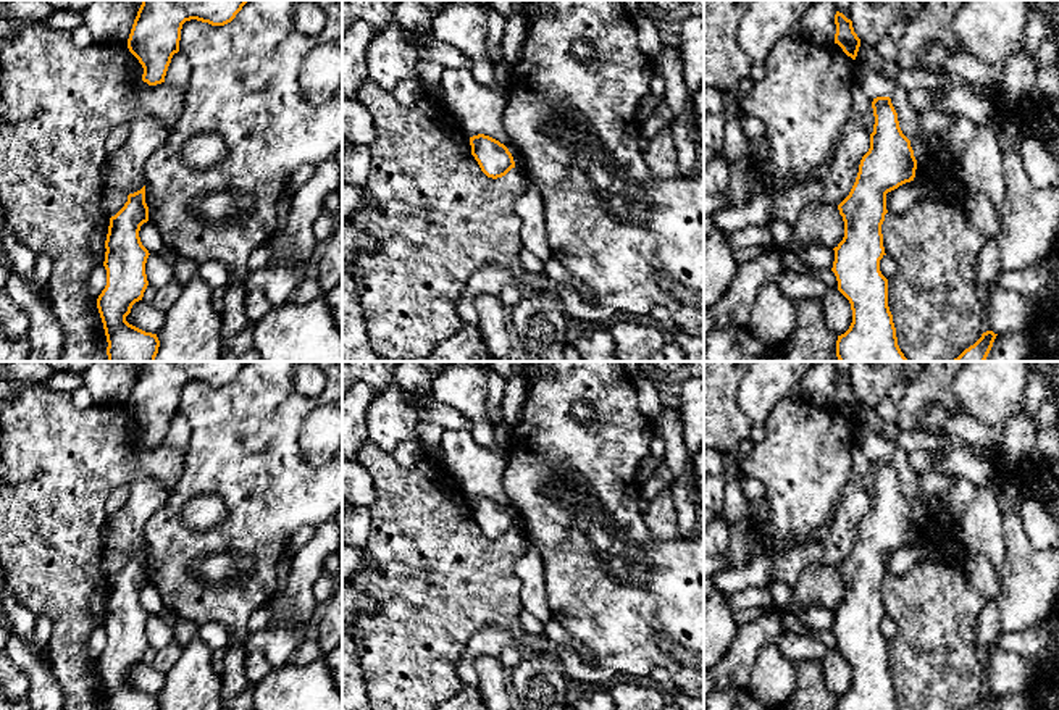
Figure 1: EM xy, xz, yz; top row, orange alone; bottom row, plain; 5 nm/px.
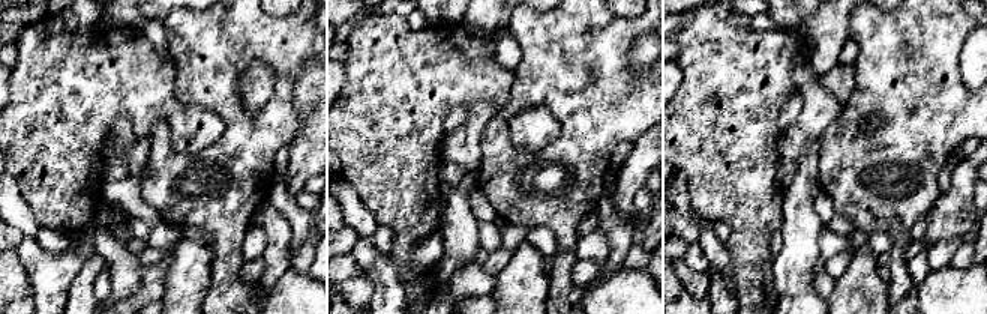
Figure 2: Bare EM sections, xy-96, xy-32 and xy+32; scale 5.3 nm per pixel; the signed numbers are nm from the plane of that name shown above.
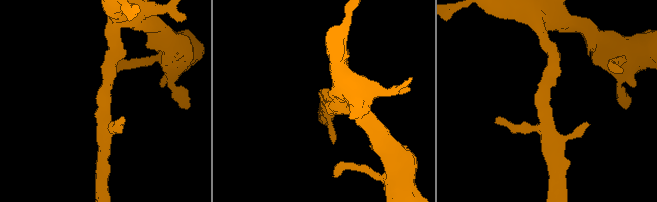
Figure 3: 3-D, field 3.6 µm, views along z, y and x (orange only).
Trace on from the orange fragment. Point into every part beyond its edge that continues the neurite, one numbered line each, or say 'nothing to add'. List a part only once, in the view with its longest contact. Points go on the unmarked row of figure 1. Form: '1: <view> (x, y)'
nothing to add

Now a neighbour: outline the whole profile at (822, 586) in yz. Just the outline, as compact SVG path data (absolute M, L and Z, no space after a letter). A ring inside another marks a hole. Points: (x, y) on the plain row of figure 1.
M831 565L806 566L793 587L793 597L797 608L838 608L844 599L844 583L838 568Z

